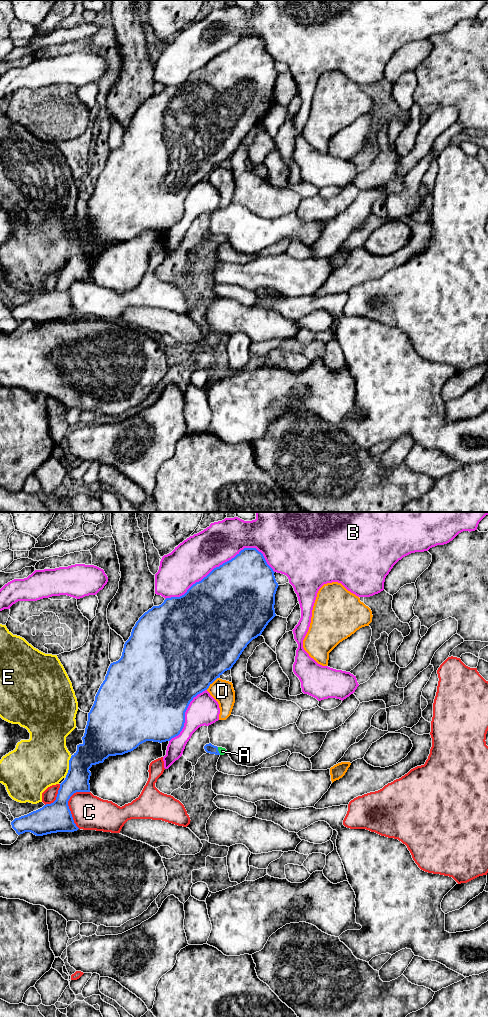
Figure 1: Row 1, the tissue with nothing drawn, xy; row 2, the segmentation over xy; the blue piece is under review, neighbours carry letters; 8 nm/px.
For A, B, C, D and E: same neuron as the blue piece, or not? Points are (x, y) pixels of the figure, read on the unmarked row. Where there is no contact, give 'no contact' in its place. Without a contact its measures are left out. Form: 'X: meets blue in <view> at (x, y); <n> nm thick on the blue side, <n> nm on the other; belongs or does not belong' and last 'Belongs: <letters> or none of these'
A: meets blue in xy at (218, 239); 80 nm thick on the blue side, 60 nm on the other; belongs
B: meets blue in xy at (223, 51); 500 nm thick on the blue side, 340 nm on the other; does not belong
C: meets blue in xy at (67, 291); 240 nm thick on the blue side, 280 nm on the other; does not belong
D: meets blue in xy at (212, 170); 500 nm thick on the blue side, 180 nm on the other; does not belong
E: meets blue in xy at (69, 254); 220 nm thick on the blue side, 420 nm on the other; does not belong
Belongs: A

